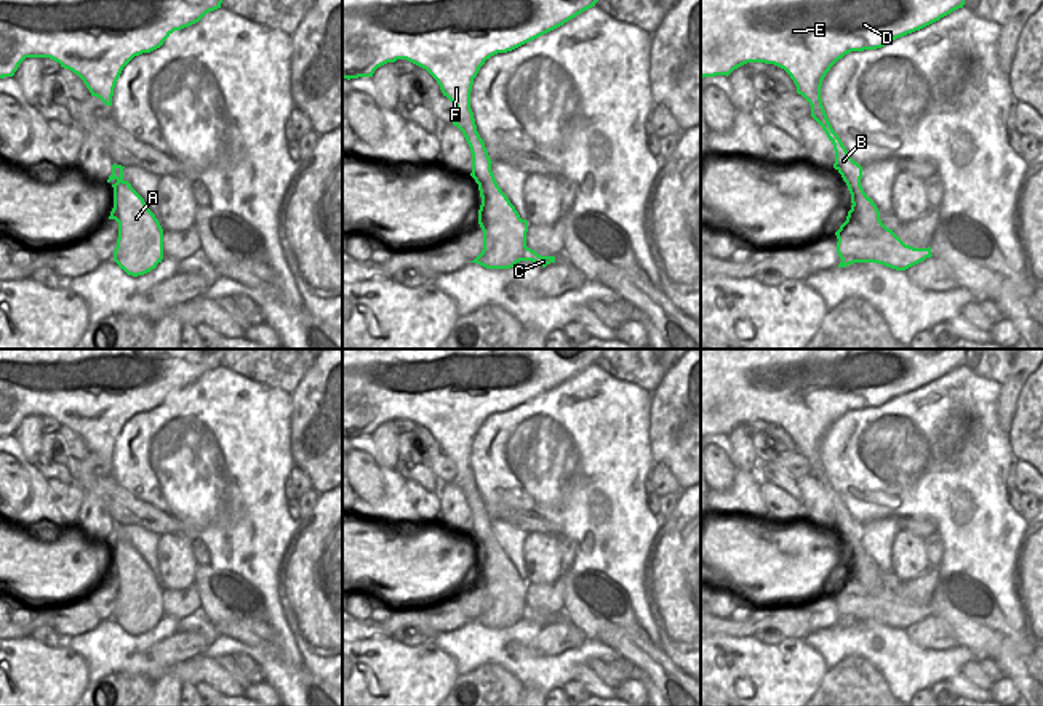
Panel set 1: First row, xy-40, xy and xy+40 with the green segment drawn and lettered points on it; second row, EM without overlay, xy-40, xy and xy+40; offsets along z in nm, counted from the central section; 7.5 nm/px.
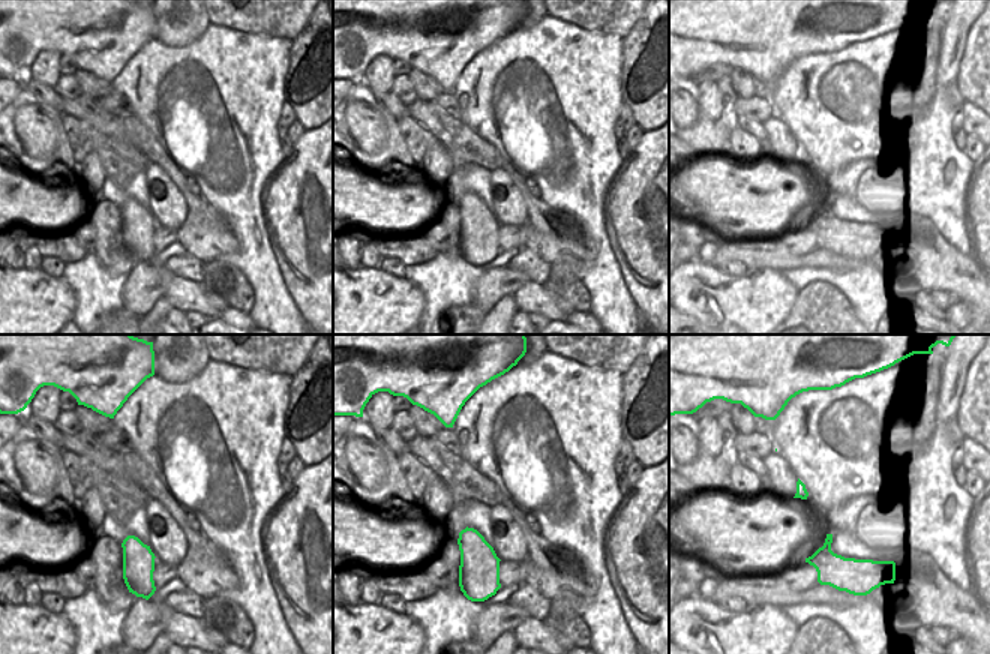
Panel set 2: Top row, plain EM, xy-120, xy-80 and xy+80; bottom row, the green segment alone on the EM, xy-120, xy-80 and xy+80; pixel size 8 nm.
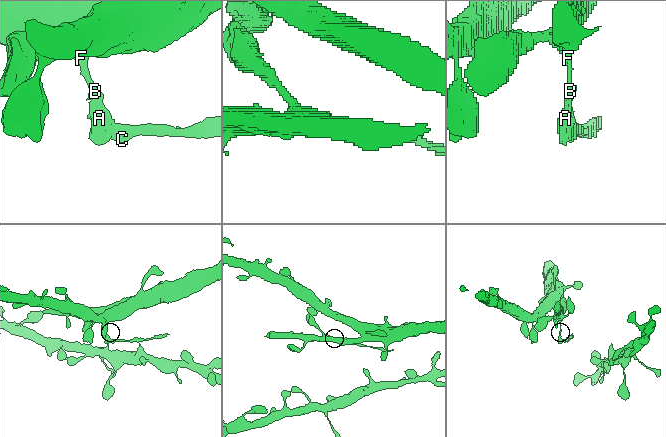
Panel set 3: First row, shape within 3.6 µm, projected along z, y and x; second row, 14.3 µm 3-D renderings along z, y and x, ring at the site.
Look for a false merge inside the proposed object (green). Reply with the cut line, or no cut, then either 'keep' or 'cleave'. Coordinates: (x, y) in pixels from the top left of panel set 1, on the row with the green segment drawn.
cut xy (480, 138), (469, 146); cleave

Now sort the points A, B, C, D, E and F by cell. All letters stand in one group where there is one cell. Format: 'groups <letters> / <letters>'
groups A B C / D E F

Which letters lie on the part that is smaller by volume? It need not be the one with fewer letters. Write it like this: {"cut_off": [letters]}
{"cut_off": ["A", "B", "C"]}

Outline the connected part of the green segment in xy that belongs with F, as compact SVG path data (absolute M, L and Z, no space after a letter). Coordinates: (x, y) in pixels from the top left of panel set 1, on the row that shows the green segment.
M342 0L342 78L373 77L387 62L406 59L426 69L440 85L443 96L456 106L458 126L467 144L480 139L470 91L486 59L512 51L595 6L598 0Z

